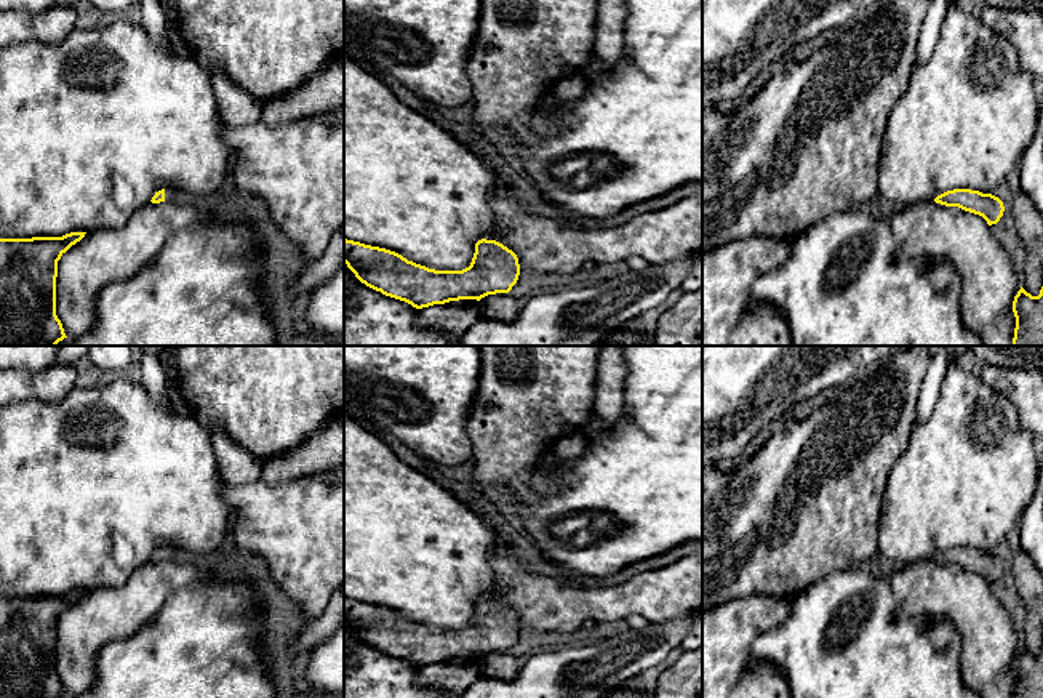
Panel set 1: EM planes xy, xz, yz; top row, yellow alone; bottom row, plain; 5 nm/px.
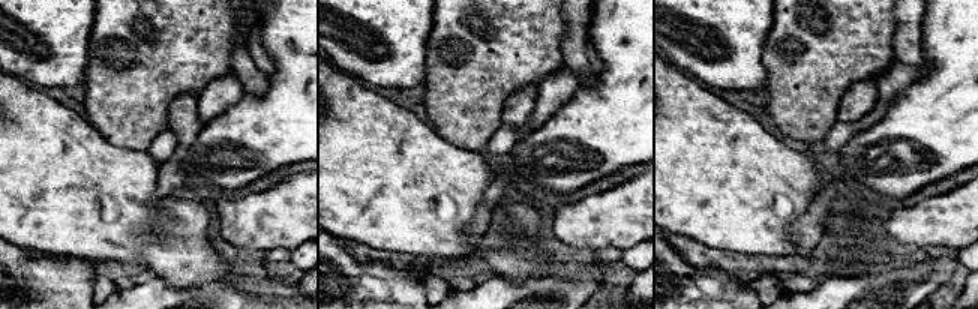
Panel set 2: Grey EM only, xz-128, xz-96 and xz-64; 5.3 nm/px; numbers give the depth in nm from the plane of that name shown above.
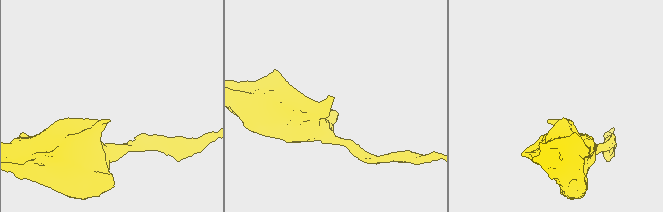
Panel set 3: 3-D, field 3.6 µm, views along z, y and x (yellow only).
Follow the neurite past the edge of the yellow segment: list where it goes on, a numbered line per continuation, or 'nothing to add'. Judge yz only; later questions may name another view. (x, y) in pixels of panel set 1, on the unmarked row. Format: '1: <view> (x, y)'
nothing to add

